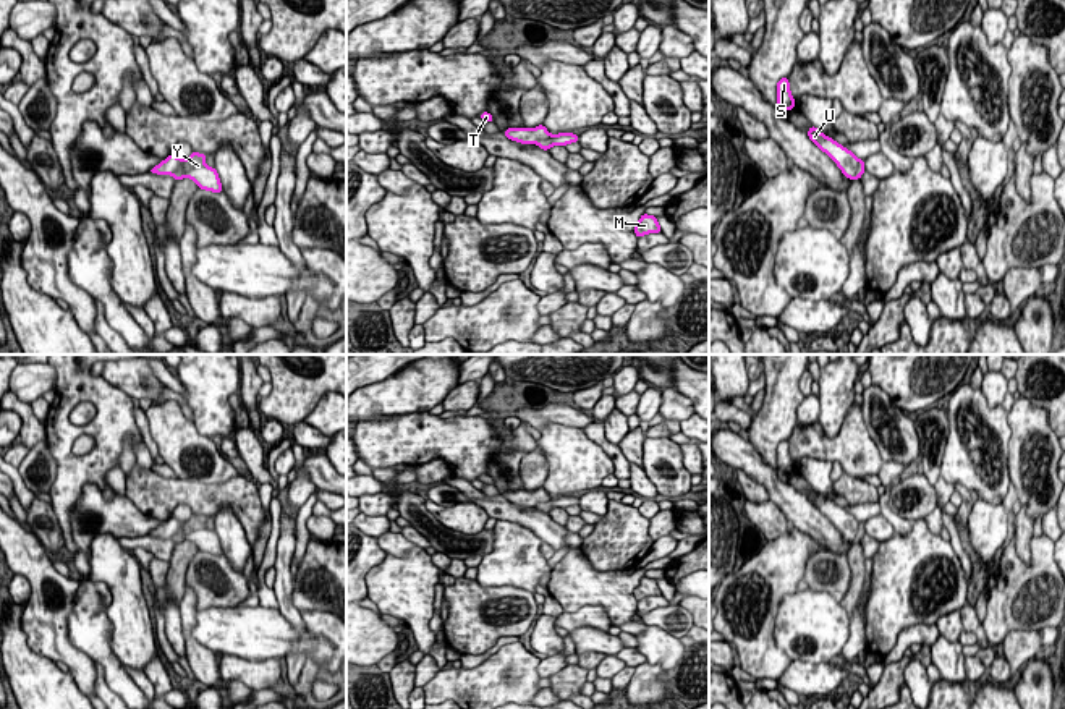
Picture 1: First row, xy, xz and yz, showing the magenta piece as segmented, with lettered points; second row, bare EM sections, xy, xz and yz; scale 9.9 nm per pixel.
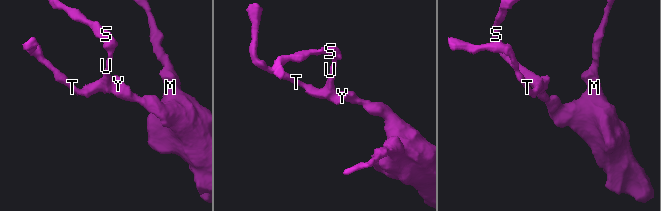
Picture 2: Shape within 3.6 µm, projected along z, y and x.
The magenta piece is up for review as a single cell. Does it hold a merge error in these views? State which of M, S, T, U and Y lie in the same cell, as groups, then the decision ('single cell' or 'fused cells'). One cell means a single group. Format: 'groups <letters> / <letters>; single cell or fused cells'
groups M S T U Y; single cell

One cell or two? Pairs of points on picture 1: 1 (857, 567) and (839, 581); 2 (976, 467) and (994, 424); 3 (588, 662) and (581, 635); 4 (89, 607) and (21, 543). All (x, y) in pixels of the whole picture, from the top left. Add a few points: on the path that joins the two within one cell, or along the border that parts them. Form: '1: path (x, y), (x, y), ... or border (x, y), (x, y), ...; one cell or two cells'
1: border (847, 554), (850, 586), (840, 602); two cells
2: path (976, 457), (978, 441), (984, 434); one cell
3: border (604, 654), (581, 653), (578, 656); two cells
4: border (80, 581), (68, 615), (67, 632); two cells

